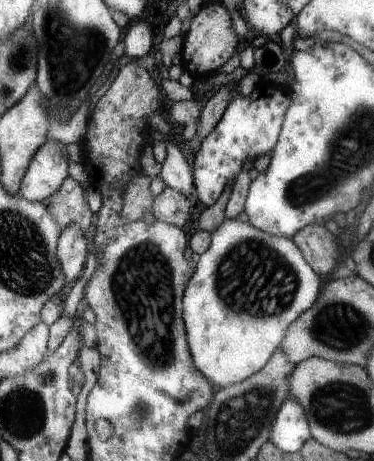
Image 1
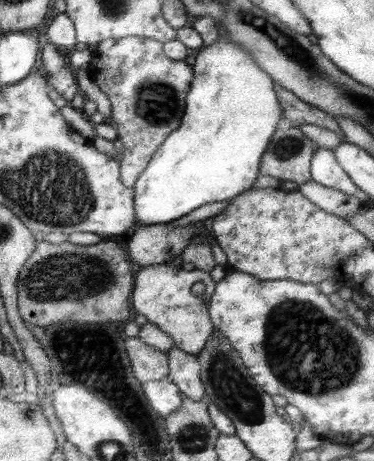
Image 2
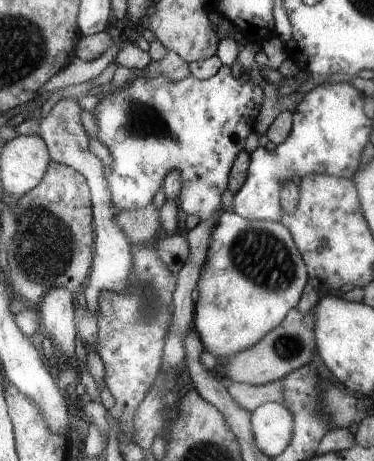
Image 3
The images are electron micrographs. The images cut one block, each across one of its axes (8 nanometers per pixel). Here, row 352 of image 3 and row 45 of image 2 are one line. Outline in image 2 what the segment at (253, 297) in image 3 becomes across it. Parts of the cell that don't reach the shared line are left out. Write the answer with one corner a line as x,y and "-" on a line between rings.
217,38
215,44
199,52
193,72
195,78
187,94
187,108
185,116
181,118
181,126
173,134
169,134
167,140
159,146
159,150
151,156
147,170
133,186
135,226
169,224
197,210
199,206
233,200
239,198
239,194
243,194
245,190
253,188
255,178
259,176
265,148
269,146
277,130
275,124
283,118
283,108
279,106
273,78
263,68
259,68
251,54
247,54
247,50
243,50
231,38

